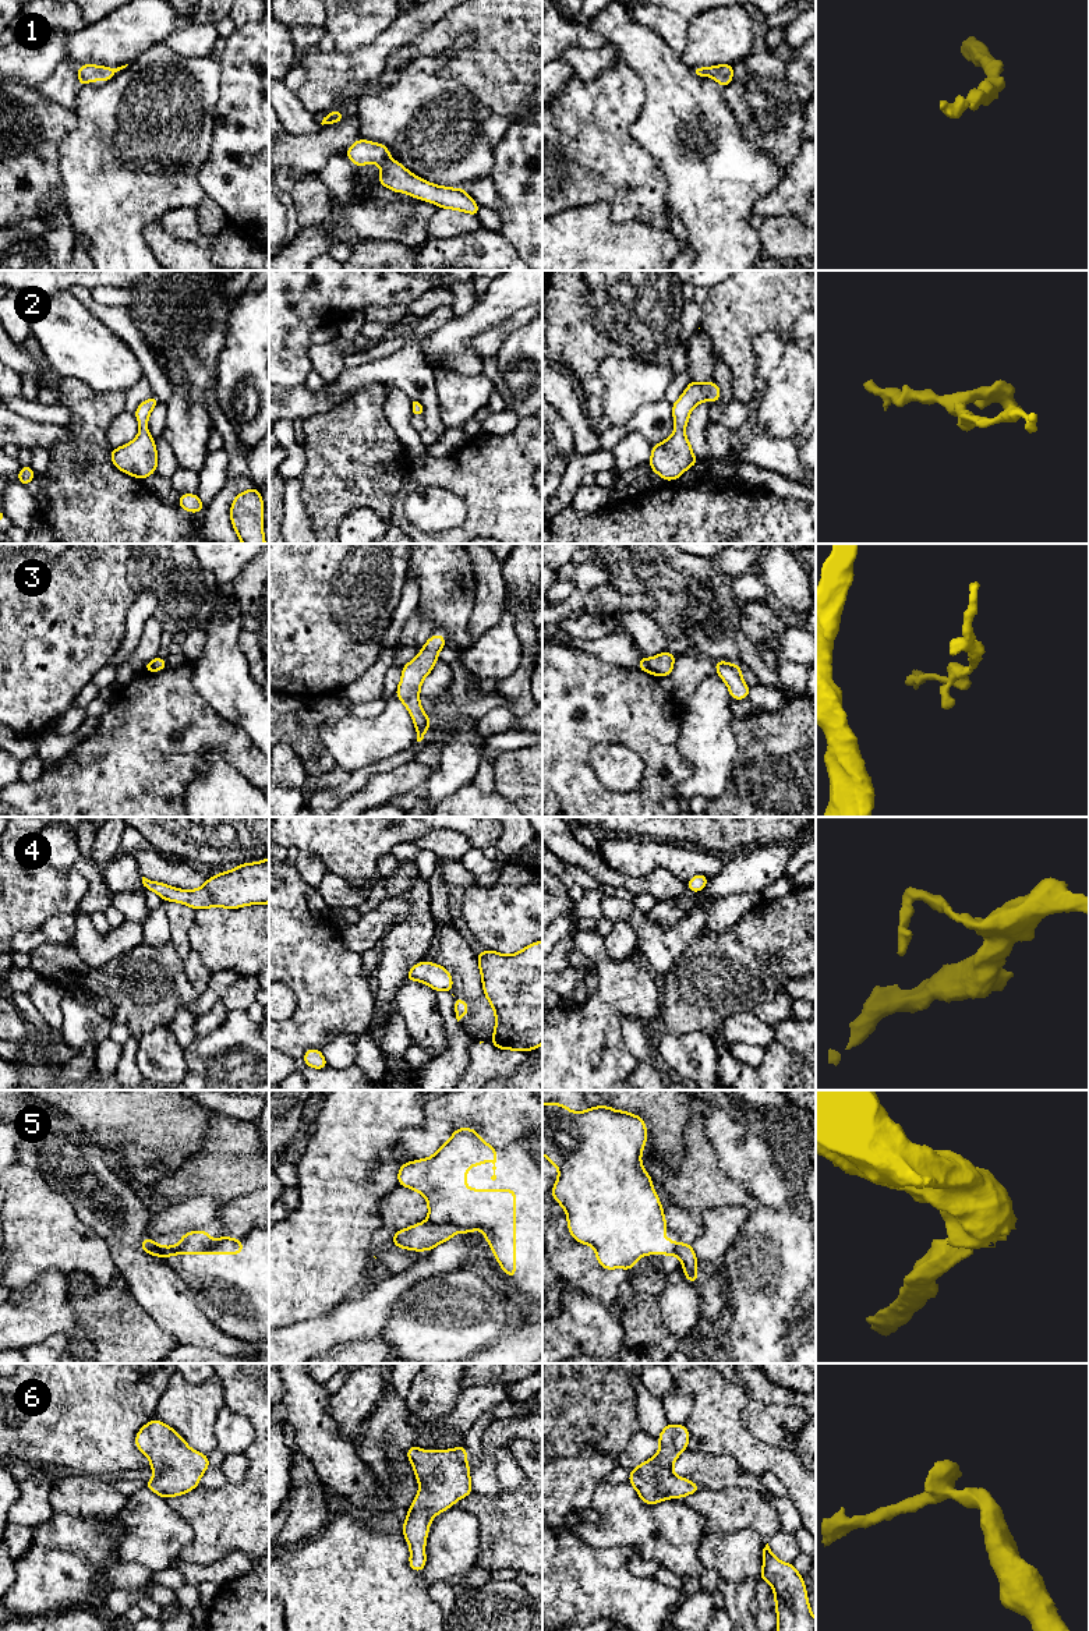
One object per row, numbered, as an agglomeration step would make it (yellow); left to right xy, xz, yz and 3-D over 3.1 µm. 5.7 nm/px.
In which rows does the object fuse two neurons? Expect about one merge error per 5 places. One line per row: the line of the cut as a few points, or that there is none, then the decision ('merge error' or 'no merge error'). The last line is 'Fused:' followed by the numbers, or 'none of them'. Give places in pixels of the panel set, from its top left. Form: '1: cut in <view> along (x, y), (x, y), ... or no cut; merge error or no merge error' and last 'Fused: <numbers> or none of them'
1: no cut; no merge error
2: no cut; no merge error
3: no cut; no merge error
4: no cut; no merge error
5: cut in xz along (427, 1220), (435, 1224), (455, 1224), (459, 1228); merge error
6: no cut; no merge error
Fused: 5

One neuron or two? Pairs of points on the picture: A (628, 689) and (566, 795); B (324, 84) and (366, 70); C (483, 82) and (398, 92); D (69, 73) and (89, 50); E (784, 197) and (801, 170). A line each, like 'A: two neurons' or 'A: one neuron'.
A: one neuron
B: one neuron
C: two neurons
D: two neurons
E: one neuron

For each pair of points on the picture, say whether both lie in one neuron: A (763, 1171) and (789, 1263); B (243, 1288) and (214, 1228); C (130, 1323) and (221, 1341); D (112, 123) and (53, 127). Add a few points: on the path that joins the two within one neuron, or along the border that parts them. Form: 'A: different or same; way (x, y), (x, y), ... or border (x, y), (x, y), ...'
A: different; border (753, 1199), (766, 1206), (784, 1207)
B: same; way (237, 1273), (214, 1249), (214, 1244)
C: different; border (141, 1306), (180, 1344)
D: different; border (74, 110), (77, 124), (62, 140), (59, 154)

